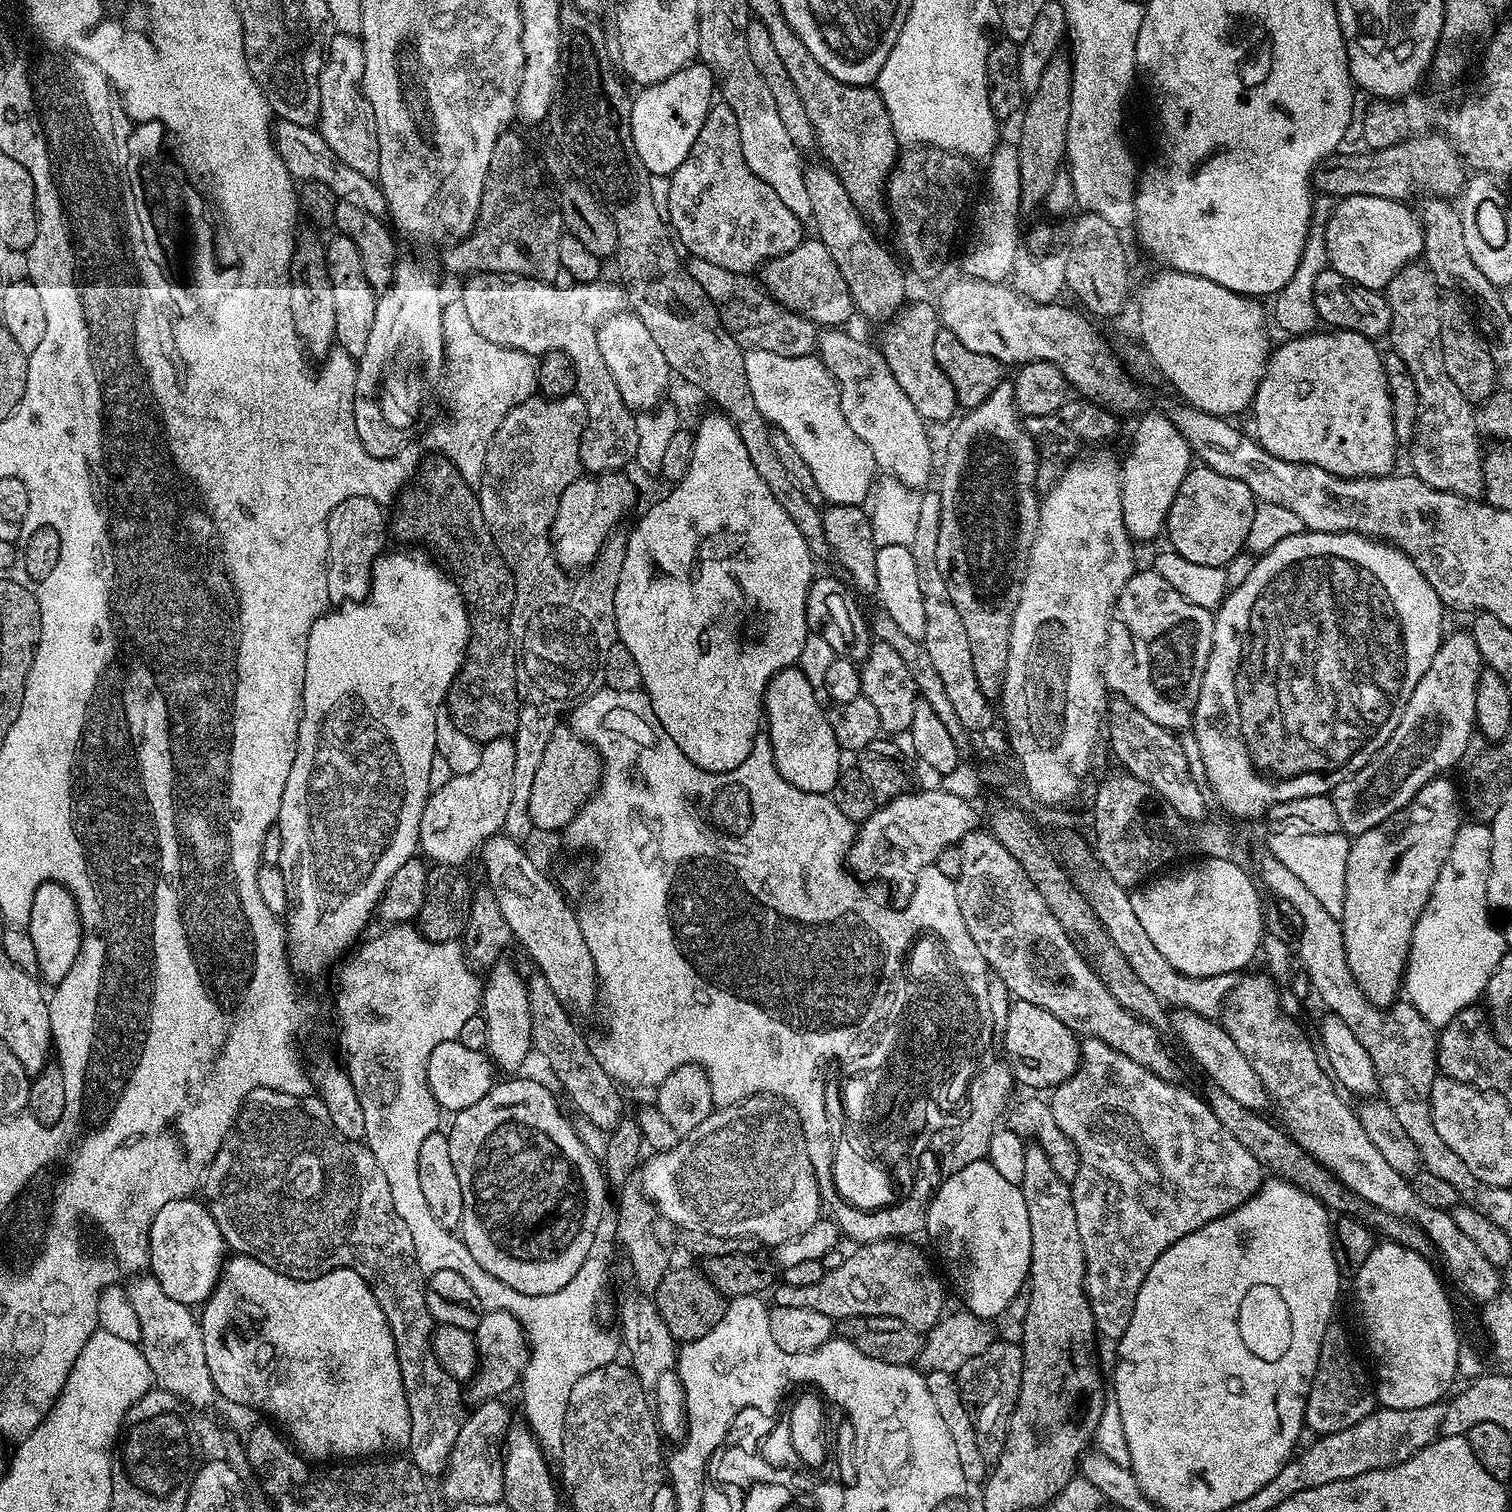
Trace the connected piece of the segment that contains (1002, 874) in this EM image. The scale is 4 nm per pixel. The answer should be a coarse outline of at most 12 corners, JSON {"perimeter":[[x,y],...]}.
{"perimeter":[[966,834],[958,910],[995,979],[1175,1081],[1010,850]]}

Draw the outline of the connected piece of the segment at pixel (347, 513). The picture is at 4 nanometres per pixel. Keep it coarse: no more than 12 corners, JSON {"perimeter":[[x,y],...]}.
{"perimeter":[[376,496],[328,519],[328,599],[368,597],[390,520]]}

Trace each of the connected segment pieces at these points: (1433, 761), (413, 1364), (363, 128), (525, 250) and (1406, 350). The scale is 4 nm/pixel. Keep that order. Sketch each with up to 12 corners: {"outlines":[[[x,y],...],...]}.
{"outlines":[[[1449,631],[1386,746],[1330,793],[1355,838],[1459,765],[1482,661]],[[250,1090],[204,1170],[233,1253],[349,1268],[394,1334],[410,1459],[448,1465],[462,1384],[414,1238],[319,1095]],[[352,34],[329,39],[320,72],[322,138],[379,177],[374,110]],[[494,142],[444,268],[552,282],[564,219],[527,142]],[[1423,263],[1388,283],[1391,347],[1418,386],[1411,471],[1484,495],[1473,405],[1442,362],[1441,289]]]}

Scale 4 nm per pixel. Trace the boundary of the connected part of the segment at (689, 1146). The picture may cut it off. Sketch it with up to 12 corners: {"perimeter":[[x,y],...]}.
{"perimeter":[[794,1106],[717,1107],[642,1164],[677,1229],[775,1246],[822,1218]]}

